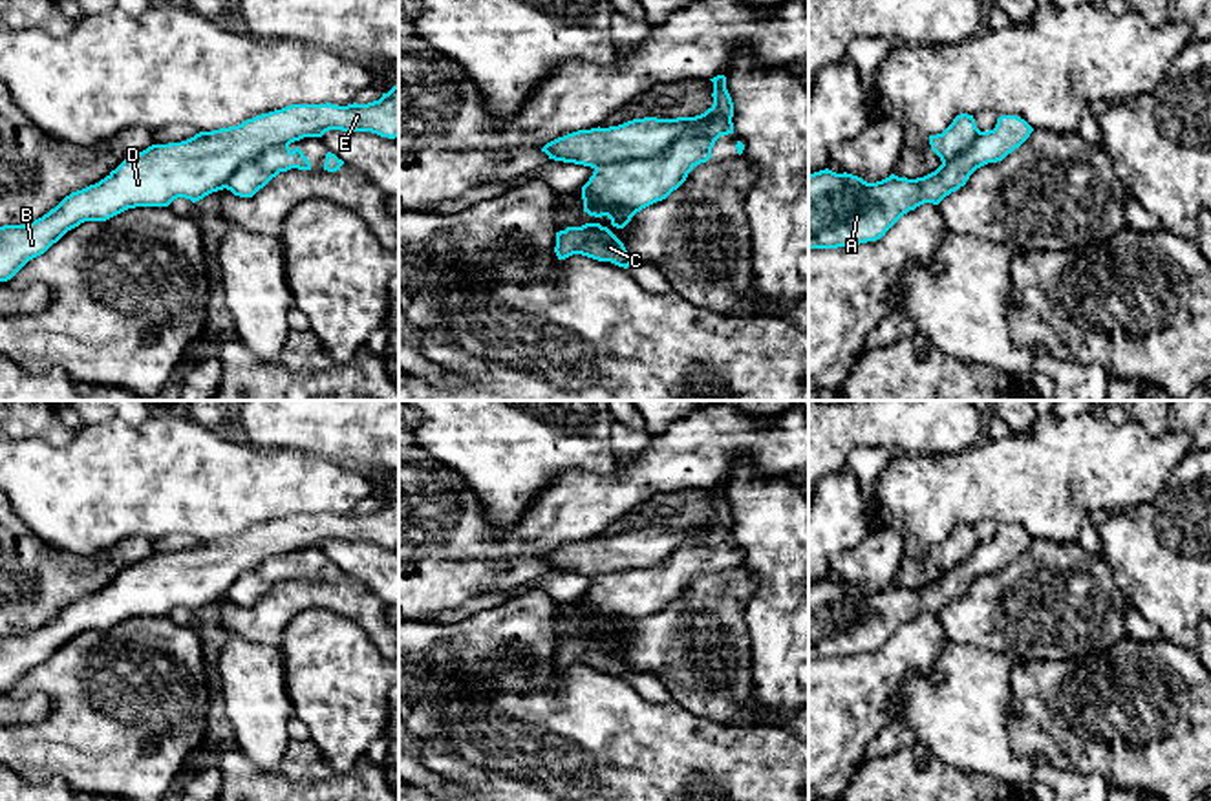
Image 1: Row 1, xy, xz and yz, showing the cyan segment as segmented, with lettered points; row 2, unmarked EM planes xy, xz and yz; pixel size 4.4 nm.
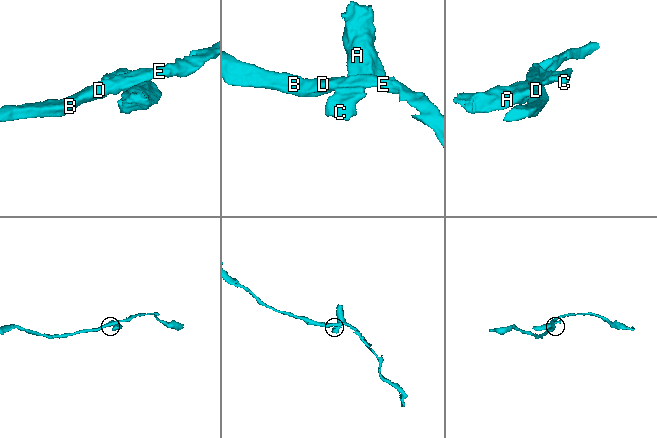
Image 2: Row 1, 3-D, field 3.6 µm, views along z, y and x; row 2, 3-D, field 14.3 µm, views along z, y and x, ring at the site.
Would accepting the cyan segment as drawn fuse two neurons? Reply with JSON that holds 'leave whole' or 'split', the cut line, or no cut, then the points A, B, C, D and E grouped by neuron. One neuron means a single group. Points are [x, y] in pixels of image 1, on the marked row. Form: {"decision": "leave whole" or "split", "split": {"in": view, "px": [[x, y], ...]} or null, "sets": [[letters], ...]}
{"decision": "split", "split": {"in": "xz", "px": [[710, 121], [701, 130], [681, 134], [657, 154], [595, 169]]}, "sets": [["A", "C"], ["B", "D", "E"]]}

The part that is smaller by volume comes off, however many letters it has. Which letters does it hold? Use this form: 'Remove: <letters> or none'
Remove: A, C

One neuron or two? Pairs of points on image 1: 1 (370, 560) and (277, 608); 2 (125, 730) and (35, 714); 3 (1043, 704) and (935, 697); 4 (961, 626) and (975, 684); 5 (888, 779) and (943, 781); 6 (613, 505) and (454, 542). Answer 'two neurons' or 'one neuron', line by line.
1: two neurons
2: two neurons
3: two neurons
4: two neurons
5: one neuron
6: one neuron

